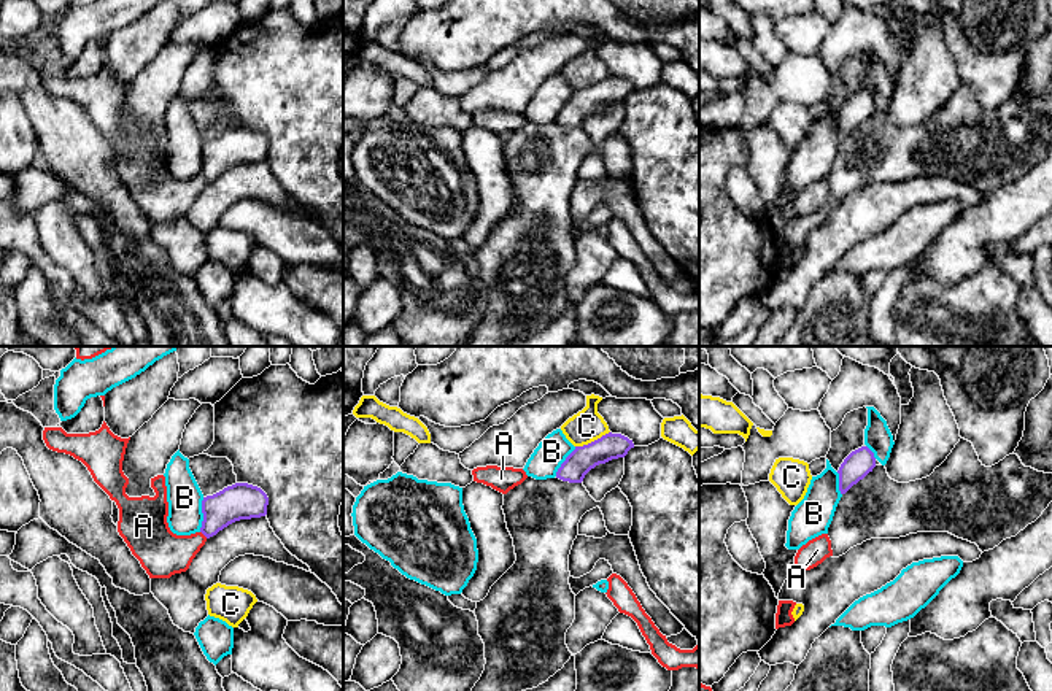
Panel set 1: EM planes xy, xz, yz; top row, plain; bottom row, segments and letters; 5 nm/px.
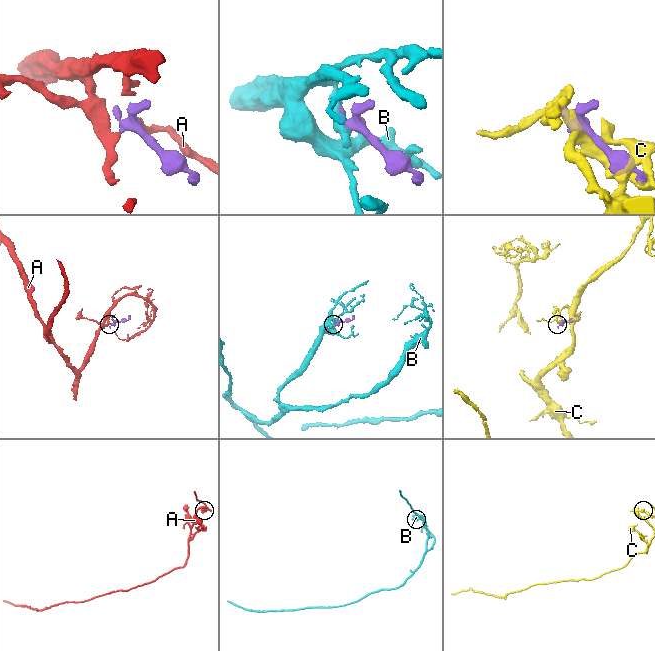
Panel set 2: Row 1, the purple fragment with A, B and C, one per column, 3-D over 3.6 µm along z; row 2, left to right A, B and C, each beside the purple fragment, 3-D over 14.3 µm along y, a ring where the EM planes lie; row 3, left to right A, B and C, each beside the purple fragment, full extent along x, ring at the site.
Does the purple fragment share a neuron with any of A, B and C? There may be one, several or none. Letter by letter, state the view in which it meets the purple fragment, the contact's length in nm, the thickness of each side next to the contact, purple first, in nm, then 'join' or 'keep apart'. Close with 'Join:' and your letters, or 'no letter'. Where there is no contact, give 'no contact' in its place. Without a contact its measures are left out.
A: xy | 50 nm | 190/240 nm | join
B: xy | 180 nm | 190/180 nm | keep apart
C: xz | 190 nm | 140/160 nm | keep apart
Join: A

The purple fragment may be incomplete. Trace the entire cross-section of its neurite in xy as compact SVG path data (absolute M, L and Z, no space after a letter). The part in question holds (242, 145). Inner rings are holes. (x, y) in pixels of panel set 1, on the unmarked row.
M106 67L89 78L67 78L62 71L44 71L46 91L81 105L94 125L119 152L118 176L140 205L149 222L170 222L186 216L205 189L229 168L267 159L269 141L253 129L235 127L202 145L203 165L199 176L176 180L170 175L165 121L151 122L156 140L129 141L129 122L122 105L129 83L114 79Z

